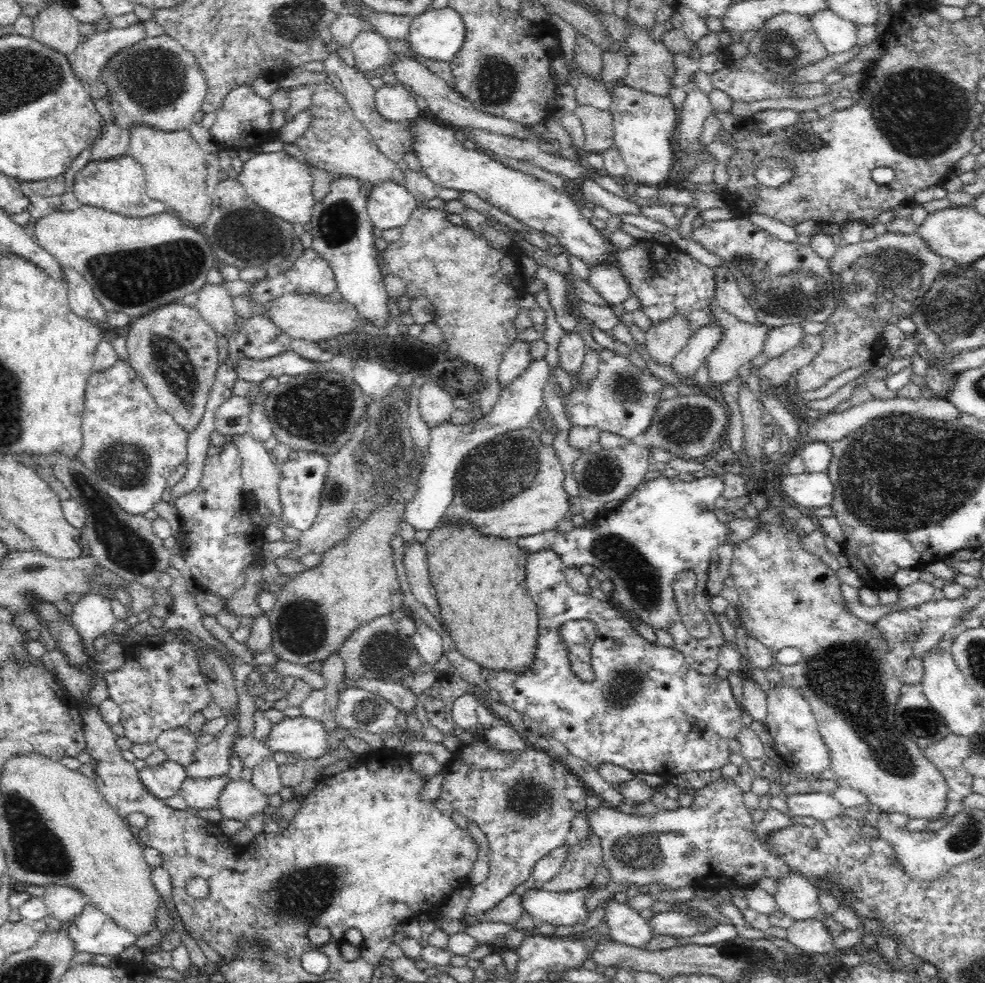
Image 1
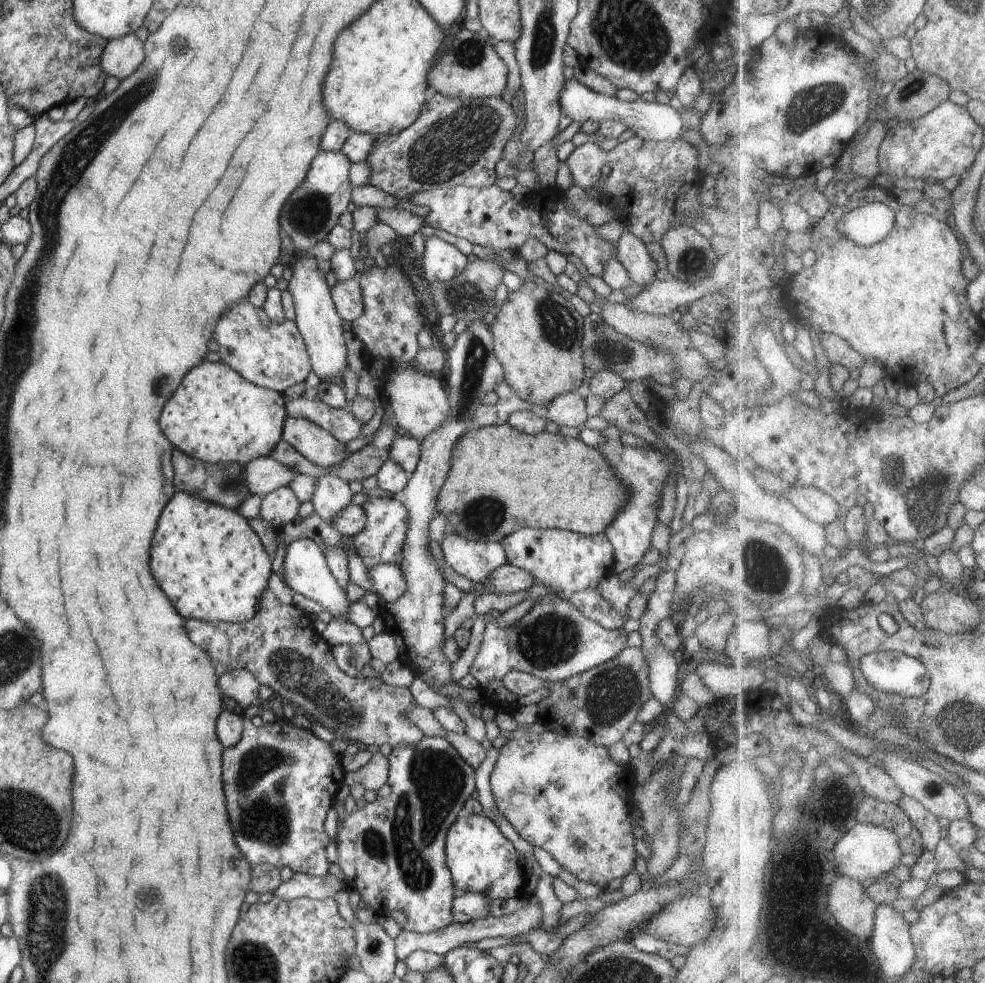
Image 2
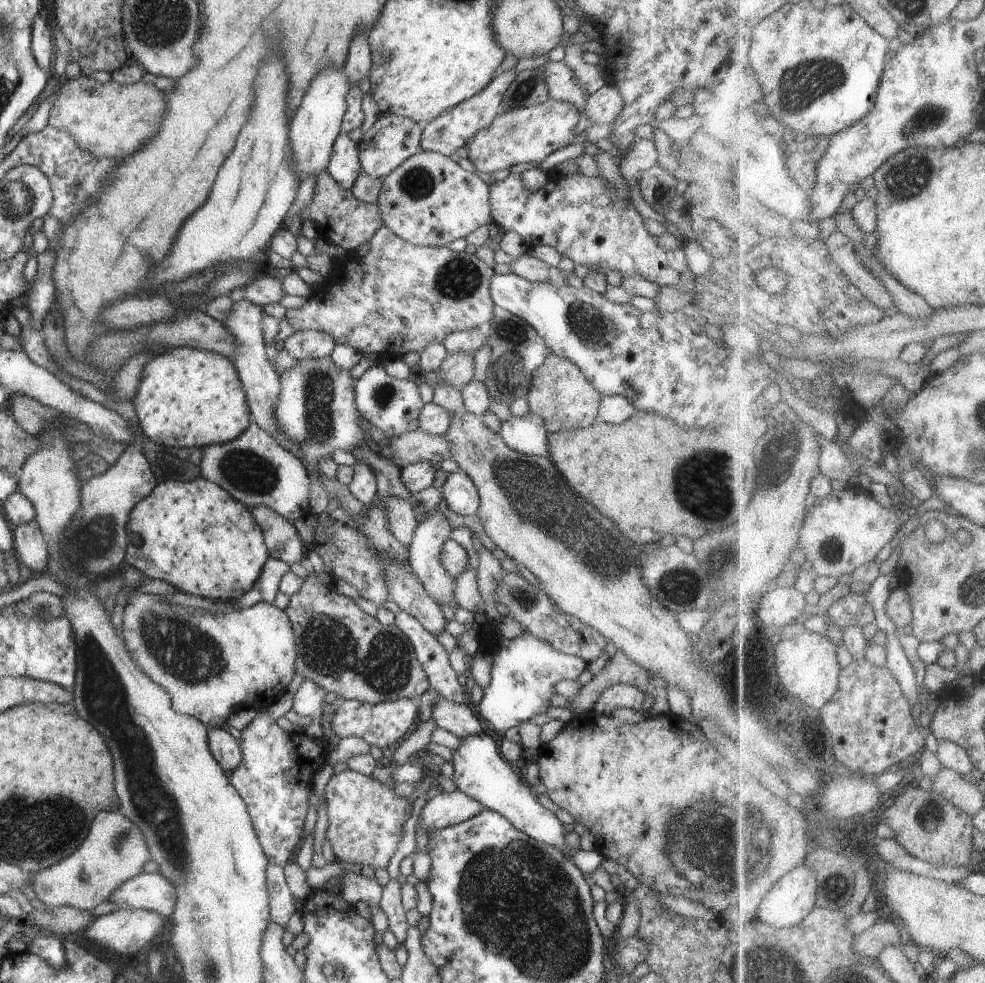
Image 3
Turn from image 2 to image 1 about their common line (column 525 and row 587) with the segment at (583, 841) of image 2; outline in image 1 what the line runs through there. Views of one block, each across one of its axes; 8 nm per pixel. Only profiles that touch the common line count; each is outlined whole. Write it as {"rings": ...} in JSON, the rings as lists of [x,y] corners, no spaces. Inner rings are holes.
{"rings":[[[760,524],[754,534],[740,544],[733,544],[733,560],[729,569],[740,596],[737,612],[748,636],[768,648],[775,658],[786,647],[798,649],[802,655],[796,664],[775,662],[781,682],[802,694],[810,704],[819,733],[830,751],[831,769],[843,784],[864,793],[879,812],[899,812],[908,818],[940,819],[946,817],[948,783],[944,775],[924,756],[923,749],[899,729],[896,721],[902,682],[886,659],[888,645],[874,624],[856,619],[848,611],[842,597],[837,574],[822,560],[801,547],[800,537],[782,526]]]}

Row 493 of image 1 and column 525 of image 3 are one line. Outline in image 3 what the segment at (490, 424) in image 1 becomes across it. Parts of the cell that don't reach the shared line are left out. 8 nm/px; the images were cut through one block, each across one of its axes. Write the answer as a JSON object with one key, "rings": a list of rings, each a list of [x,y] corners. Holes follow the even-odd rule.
{"rings":[[[538,414],[512,415],[501,424],[502,440],[512,450],[533,456],[548,457],[548,436],[544,420]]]}

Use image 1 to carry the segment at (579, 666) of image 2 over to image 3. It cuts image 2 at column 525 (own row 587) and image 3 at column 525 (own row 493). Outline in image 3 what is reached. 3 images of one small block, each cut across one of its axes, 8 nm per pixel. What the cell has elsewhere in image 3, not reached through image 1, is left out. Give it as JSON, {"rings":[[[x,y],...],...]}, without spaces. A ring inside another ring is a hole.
{"rings":[[[524,632],[511,640],[504,637],[499,640],[489,639],[486,645],[492,649],[491,680],[483,690],[476,711],[484,722],[502,733],[512,726],[519,727],[522,723],[528,723],[538,714],[548,712],[550,700],[556,694],[555,685],[560,682],[558,678],[562,678],[562,672],[566,672],[564,680],[576,681],[589,668],[585,660],[558,652],[546,640],[536,638],[530,632]]]}

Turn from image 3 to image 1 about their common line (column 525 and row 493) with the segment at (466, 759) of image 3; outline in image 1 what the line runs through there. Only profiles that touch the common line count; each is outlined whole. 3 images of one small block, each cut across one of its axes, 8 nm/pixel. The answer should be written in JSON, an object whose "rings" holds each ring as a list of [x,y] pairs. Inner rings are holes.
{"rings":[[[812,472],[790,475],[785,473],[780,480],[780,490],[796,506],[804,508],[822,508],[831,506],[834,485],[827,472]]]}

